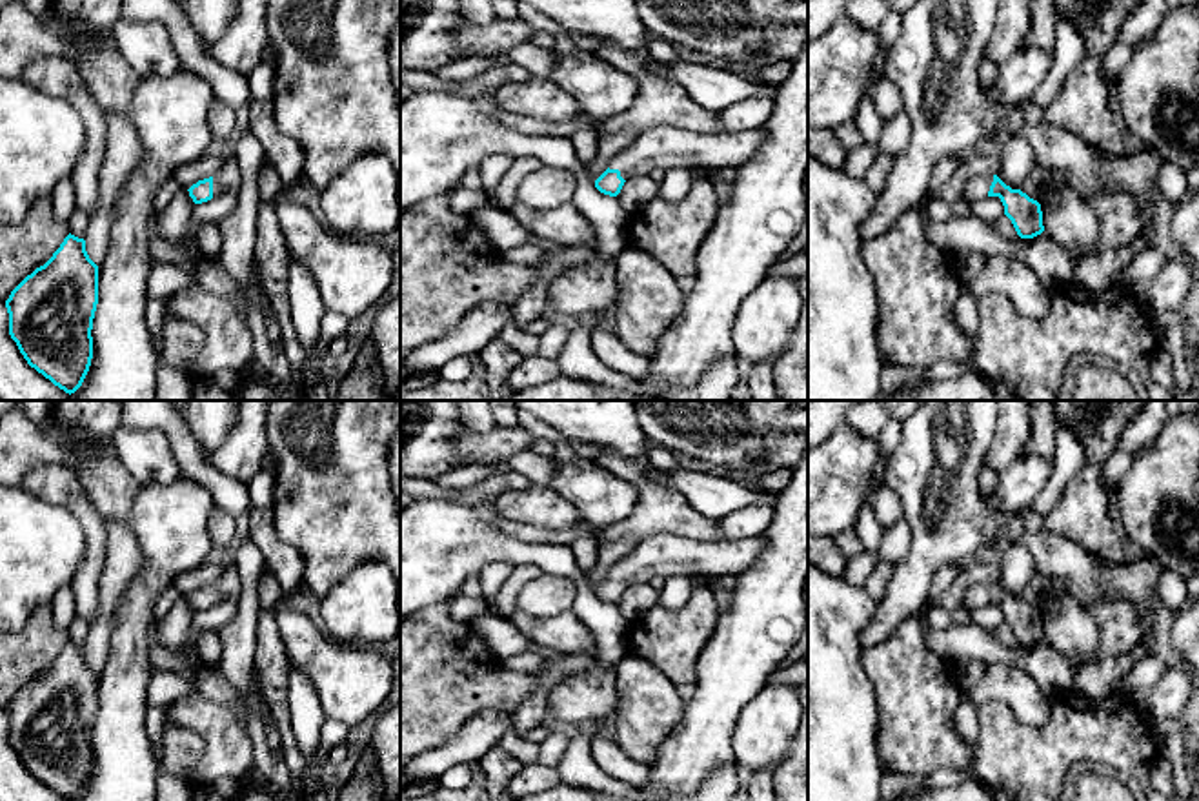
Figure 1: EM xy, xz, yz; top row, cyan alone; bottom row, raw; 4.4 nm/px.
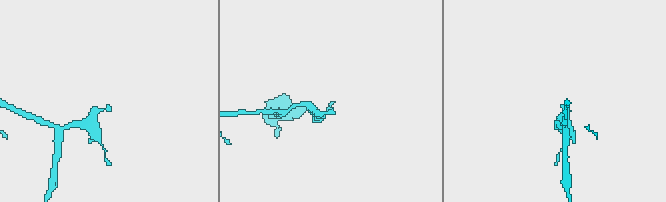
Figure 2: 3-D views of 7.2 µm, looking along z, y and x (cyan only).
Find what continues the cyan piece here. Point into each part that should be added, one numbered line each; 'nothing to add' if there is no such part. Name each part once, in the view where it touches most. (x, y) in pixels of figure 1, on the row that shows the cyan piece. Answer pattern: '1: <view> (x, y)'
1: xz (663, 146)

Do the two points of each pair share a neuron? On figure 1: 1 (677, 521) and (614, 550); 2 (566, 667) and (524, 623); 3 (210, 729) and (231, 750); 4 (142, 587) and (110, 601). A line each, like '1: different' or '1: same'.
1: different
2: different
3: same
4: different

